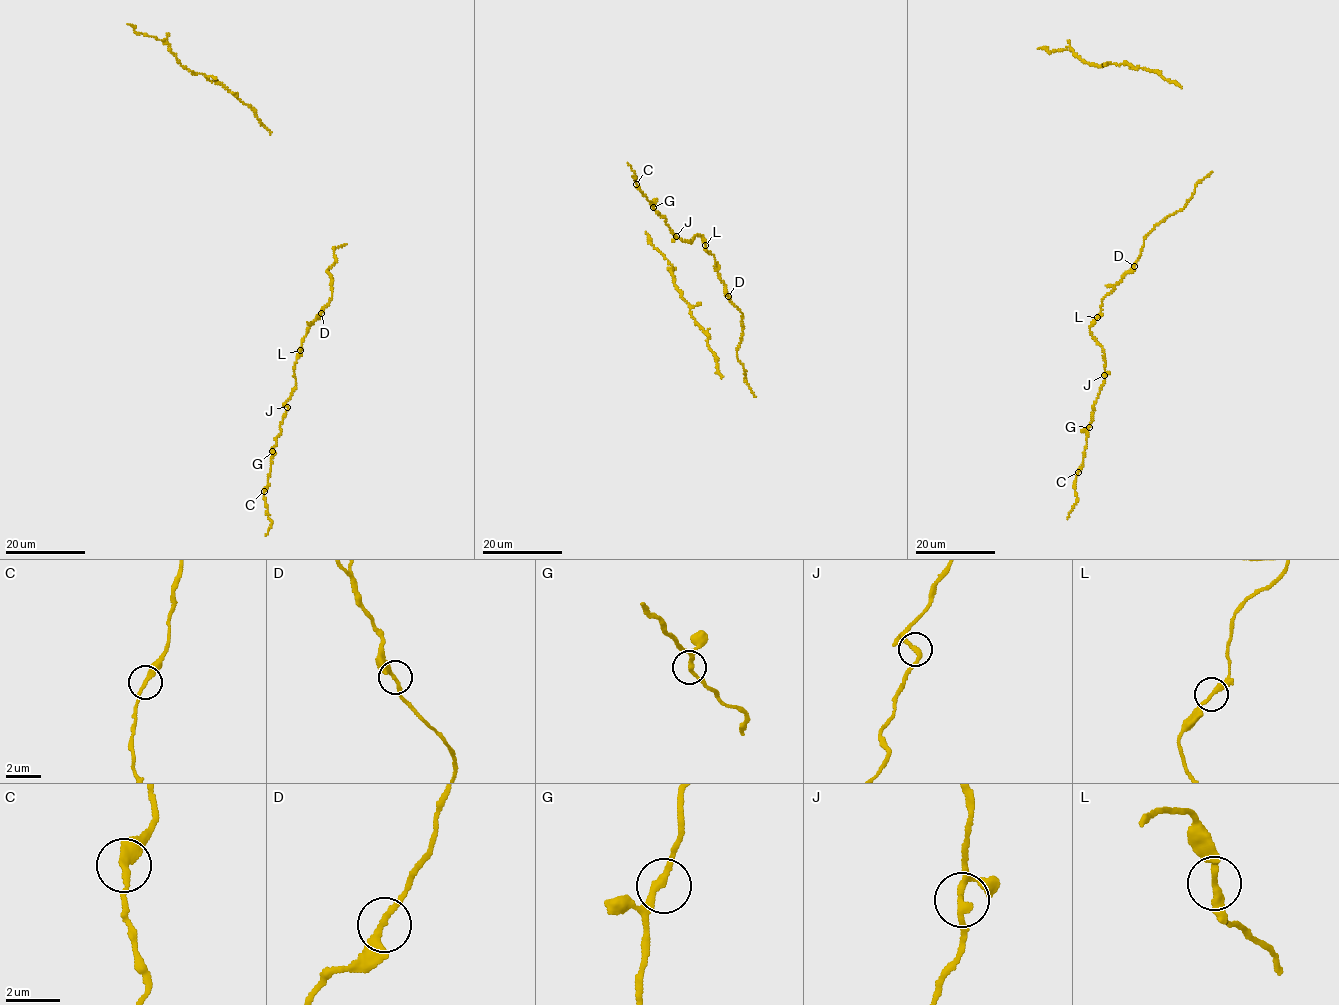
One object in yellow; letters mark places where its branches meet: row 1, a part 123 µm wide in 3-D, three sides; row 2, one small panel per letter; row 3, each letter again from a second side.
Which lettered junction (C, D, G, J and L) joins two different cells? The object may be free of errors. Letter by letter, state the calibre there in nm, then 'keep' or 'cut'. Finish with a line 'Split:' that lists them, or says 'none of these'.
C: 280 nm | cut
D: 240 nm | keep
G: 260 nm | keep
J: 240 nm | keep
L: 280 nm | keep
Split: C

